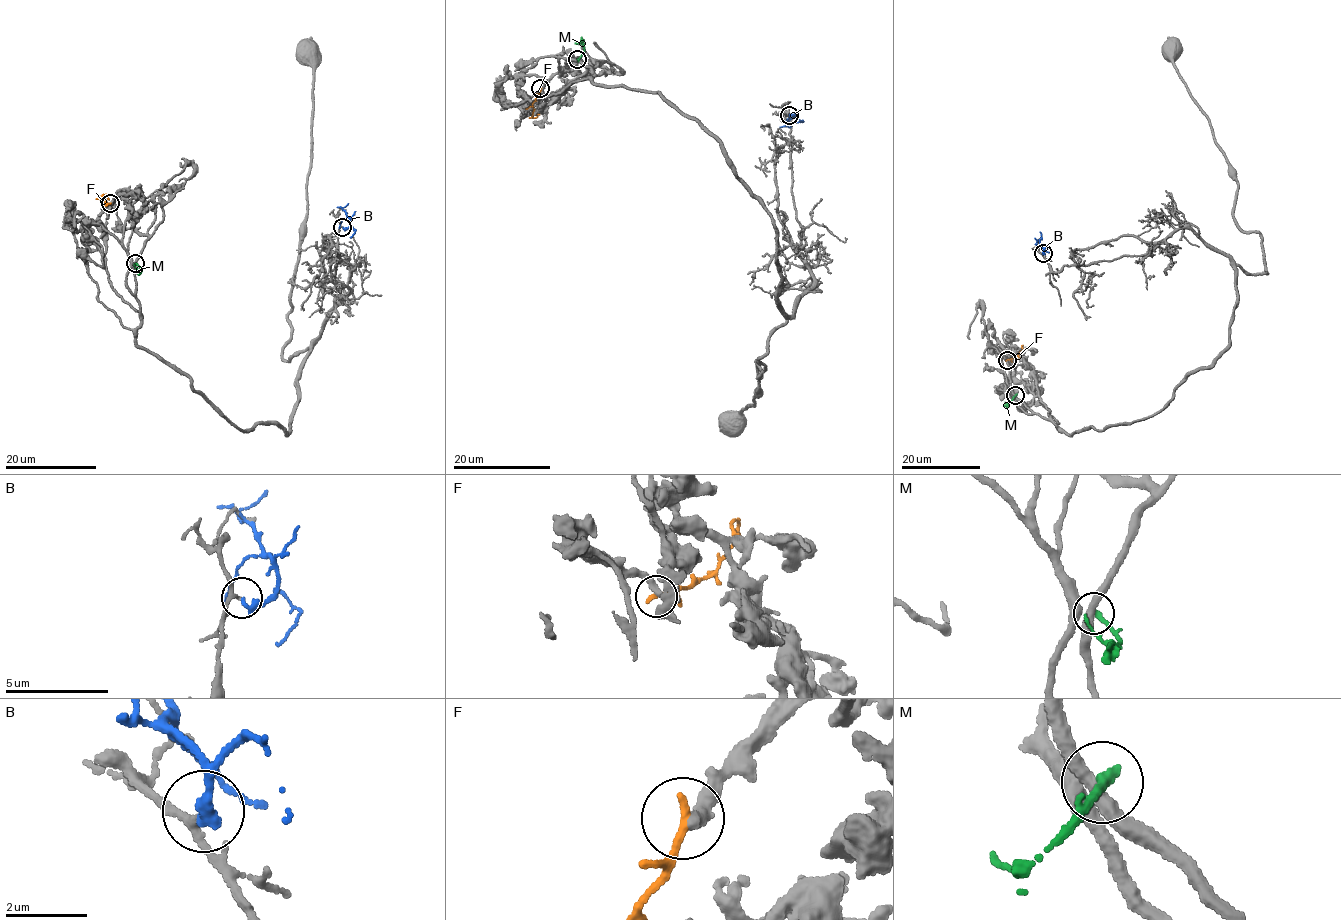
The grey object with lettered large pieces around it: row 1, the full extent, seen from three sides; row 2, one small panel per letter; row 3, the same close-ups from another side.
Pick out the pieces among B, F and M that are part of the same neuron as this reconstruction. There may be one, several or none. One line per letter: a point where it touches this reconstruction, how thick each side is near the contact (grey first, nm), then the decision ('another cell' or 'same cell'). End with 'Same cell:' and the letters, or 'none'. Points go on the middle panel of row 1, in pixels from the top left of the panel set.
B: meets grey at (789, 115); 170 nm thick on the grey side, 240 nm on the other; another cell
F: meets grey at (540, 88); 360 nm thick on the grey side, 240 nm on the other; another cell
M: meets grey at (577, 59); 320 nm thick on the grey side, 280 nm on the other; another cell
Same cell: none

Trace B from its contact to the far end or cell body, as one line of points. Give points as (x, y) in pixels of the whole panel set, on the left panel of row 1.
B: (343, 227), (350, 225), (342, 209), (348, 203)

